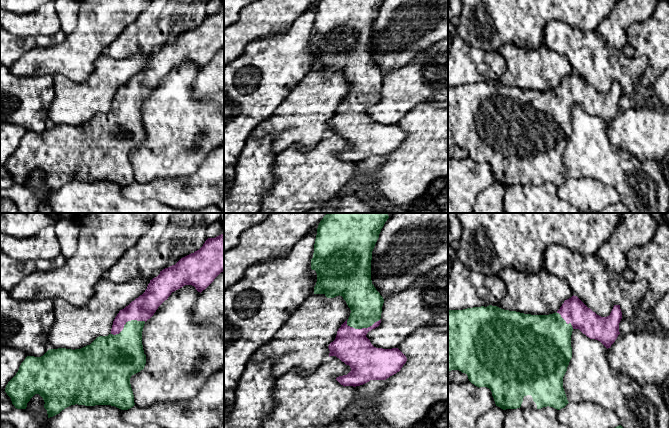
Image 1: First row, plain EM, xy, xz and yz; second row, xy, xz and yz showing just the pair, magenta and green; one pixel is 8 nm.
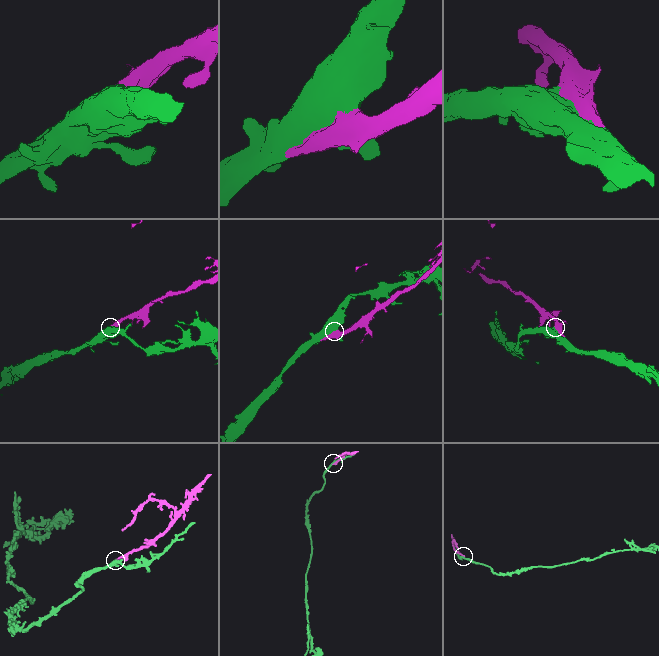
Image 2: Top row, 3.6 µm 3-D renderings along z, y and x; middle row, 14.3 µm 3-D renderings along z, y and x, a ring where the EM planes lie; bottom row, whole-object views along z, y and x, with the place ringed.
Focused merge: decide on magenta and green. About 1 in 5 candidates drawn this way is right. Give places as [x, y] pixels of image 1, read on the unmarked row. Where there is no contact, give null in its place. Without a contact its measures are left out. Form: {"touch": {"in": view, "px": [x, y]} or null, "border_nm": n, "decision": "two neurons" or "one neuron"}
{"touch": {"in": "xz", "px": [363, 104]}, "border_nm": 280, "decision": "one neuron"}

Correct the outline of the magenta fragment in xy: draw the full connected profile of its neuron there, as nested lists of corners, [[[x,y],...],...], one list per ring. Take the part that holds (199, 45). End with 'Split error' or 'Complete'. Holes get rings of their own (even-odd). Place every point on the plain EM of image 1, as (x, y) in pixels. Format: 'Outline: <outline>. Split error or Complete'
Outline: [[[221,10],[208,14],[199,26],[163,45],[157,53],[150,56],[145,68],[119,87],[108,112],[99,112],[81,125],[49,125],[41,133],[27,132],[5,164],[12,180],[17,185],[26,185],[30,175],[39,170],[45,178],[48,194],[75,180],[111,181],[121,186],[132,184],[135,179],[130,154],[143,146],[146,140],[142,121],[145,98],[172,68],[185,61],[192,61],[201,69],[223,47],[224,10]]]. Split error

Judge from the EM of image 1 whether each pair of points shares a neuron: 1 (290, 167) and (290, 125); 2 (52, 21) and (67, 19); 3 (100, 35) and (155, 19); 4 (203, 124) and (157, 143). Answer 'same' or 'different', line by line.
1: different
2: different
3: different
4: same

